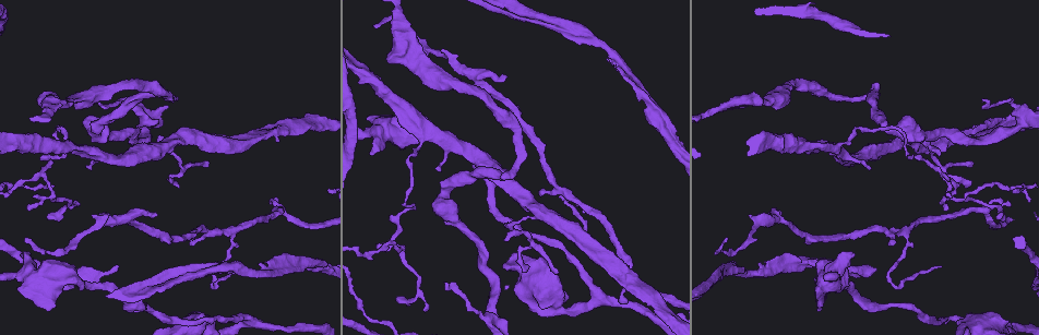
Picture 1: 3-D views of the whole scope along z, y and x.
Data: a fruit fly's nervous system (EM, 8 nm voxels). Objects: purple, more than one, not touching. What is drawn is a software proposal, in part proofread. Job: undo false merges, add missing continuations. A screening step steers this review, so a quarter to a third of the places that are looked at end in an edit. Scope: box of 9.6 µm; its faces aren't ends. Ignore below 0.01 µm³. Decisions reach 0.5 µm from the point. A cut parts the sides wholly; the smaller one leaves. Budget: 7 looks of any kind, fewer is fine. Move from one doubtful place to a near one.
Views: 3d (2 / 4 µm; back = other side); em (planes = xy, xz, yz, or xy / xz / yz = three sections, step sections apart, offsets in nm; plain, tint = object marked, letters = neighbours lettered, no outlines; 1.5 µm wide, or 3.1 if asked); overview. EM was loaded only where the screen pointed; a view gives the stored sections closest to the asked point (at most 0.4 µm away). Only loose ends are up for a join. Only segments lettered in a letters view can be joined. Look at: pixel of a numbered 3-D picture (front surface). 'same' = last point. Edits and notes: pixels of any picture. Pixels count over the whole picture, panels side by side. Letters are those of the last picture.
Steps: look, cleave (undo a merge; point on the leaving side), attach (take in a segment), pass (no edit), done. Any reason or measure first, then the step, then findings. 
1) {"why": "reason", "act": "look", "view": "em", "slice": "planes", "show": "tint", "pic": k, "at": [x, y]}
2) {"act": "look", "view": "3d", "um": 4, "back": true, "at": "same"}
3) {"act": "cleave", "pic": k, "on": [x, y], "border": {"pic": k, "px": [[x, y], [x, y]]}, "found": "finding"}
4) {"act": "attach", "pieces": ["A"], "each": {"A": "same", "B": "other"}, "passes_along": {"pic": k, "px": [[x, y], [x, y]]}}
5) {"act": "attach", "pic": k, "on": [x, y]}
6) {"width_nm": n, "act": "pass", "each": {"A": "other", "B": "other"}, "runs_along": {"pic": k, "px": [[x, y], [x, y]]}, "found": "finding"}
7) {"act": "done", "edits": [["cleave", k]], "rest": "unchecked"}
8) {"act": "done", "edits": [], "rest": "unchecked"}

{"why": "sharp bend", "act": "look", "view": "3d", "um": 2, "pic": 1, "at": [243, 322]}

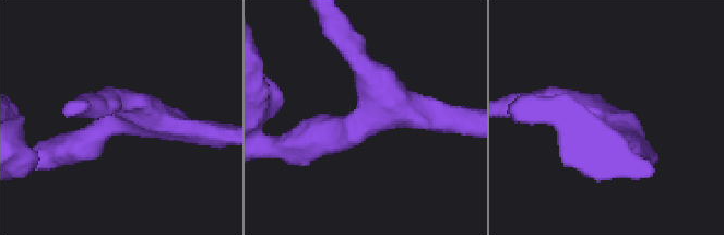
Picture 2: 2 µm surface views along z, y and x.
{"arms": 3, "arm_widths_nm": [190, 200, 200], "act": "look", "view": "em", "slice": "yz", "step": 8, "show": "tint", "pic": 2, "at": [124, 117]}

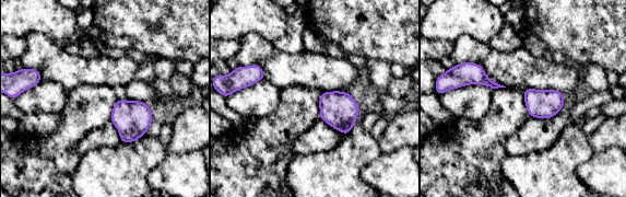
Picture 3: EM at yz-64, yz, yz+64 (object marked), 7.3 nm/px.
{"act": "look", "view": "em", "slice": "planes", "show": "letters", "at": "same"}

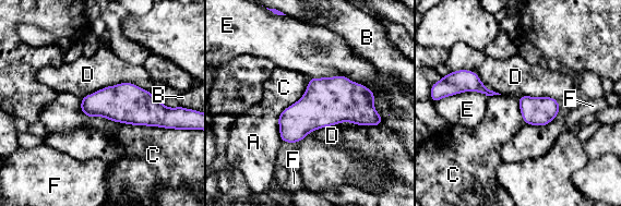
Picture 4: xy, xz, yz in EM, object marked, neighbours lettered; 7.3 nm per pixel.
{"width_nm": 190, "act": "pass", "each": {"A": "other", "B": "other", "C": "other", "D": "other", "E": "other", "F": "other"}, "found": "all the same neuron"}

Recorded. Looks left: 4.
{"why": "thin end", "act": "look", "view": "em", "slice": "planes", "show": "letters", "pic": 1, "at": [939, 265]}

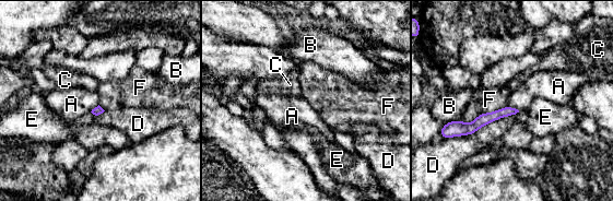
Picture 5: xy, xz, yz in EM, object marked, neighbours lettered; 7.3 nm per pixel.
{"longest_contact_nm": ["D", 500], "act": "pass", "each": {"A": "other", "B": "other", "C": "other", "D": "other", "E": "other", "F": "other"}, "found": "none of them fits"}

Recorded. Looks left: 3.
{"why": "thick end", "act": "look", "view": "3d", "um": 2, "pic": 1, "at": [853, 254]}

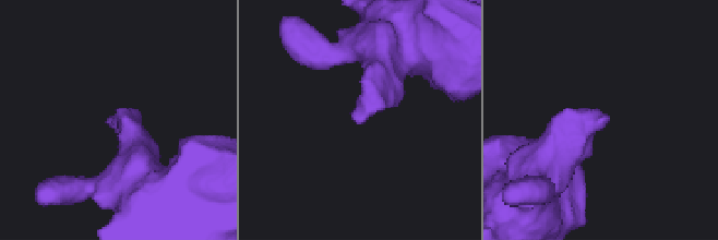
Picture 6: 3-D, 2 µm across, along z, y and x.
{"why": "shape alone is not enough", "act": "look", "view": "em", "slice": "xy", "step": 8, "show": "letters", "pic": 6, "at": [605, 114]}

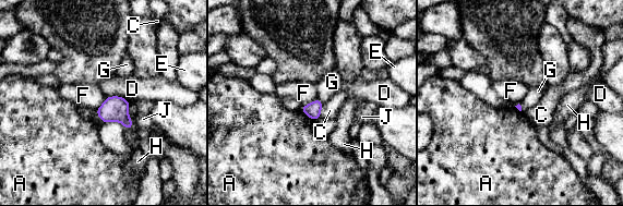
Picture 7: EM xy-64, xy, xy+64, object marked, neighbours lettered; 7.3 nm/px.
{"act": "pass", "each": {"A": "other", "C": "other", "D": "other", "E": "other", "F": "other", "G": "other", "H": "other", "J": "other"}, "border": {"pic": 7, "px": [[316, 97], [301, 107]]}, "found": "none of them fits"}

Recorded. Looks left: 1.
{"act": "done", "edits": [], "rest": "unchecked"}

